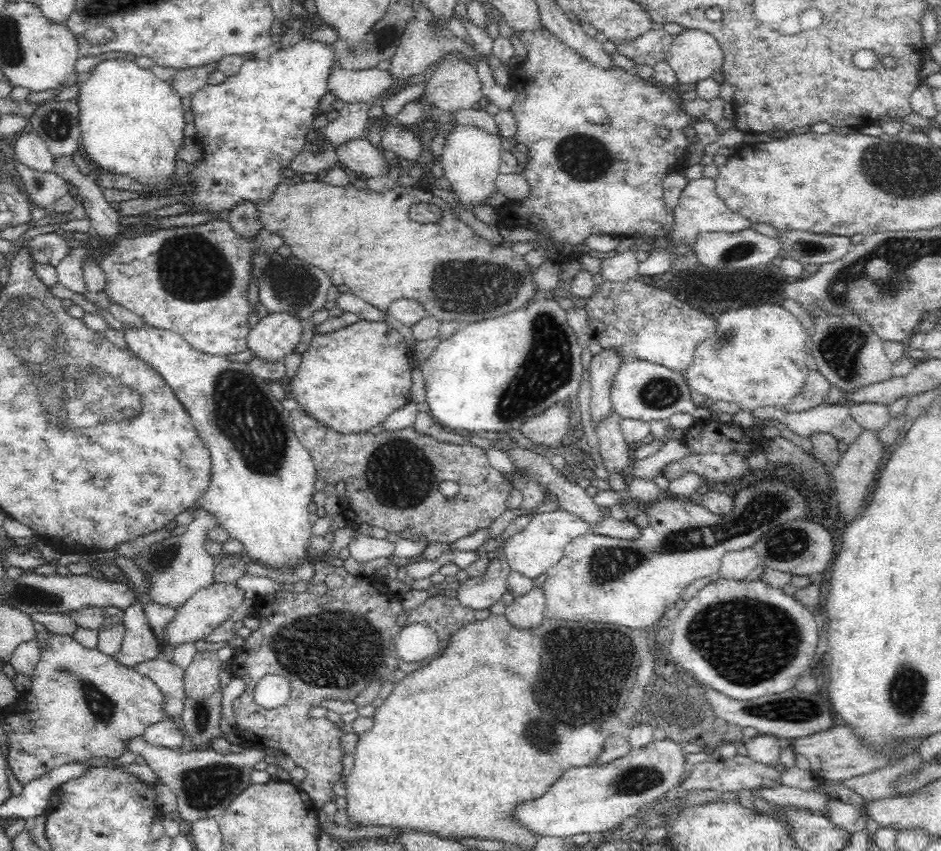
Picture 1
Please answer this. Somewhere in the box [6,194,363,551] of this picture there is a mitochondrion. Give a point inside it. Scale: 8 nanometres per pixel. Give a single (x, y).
(242, 412)

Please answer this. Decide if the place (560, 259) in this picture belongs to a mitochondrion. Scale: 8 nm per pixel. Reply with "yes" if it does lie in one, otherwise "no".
no

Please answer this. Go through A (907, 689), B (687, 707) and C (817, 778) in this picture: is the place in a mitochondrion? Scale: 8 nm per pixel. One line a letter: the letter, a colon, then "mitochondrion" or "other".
A: mitochondrion
B: mitochondrion
C: other

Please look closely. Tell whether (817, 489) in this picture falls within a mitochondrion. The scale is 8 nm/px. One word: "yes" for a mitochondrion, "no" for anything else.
yes

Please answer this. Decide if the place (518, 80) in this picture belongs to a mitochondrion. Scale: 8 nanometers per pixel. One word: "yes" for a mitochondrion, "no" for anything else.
no

